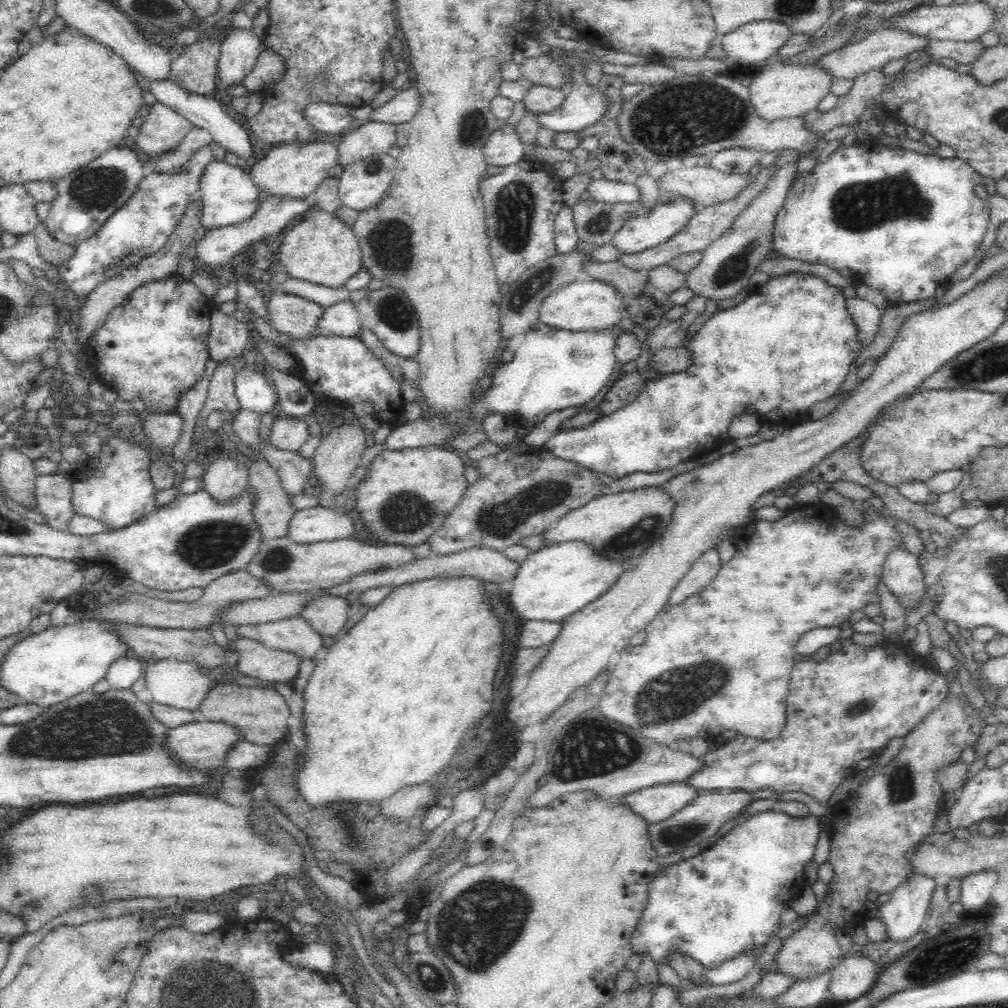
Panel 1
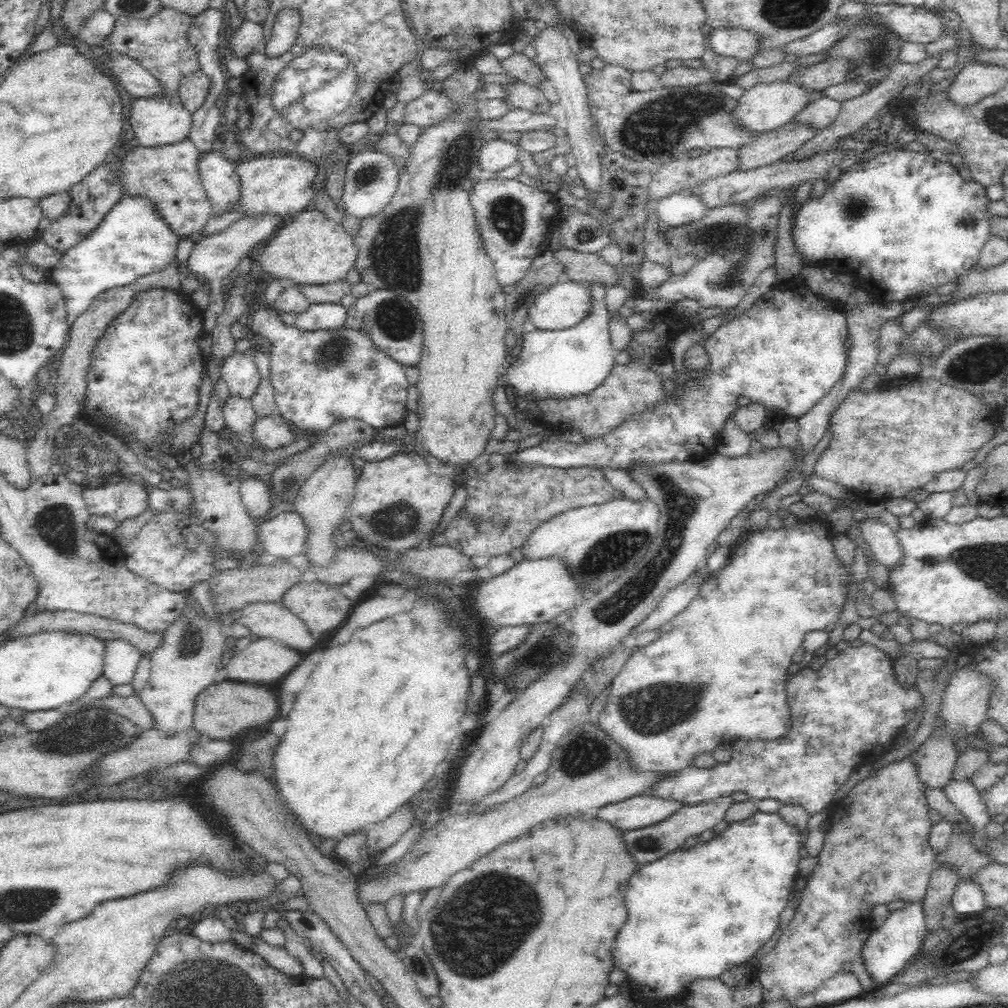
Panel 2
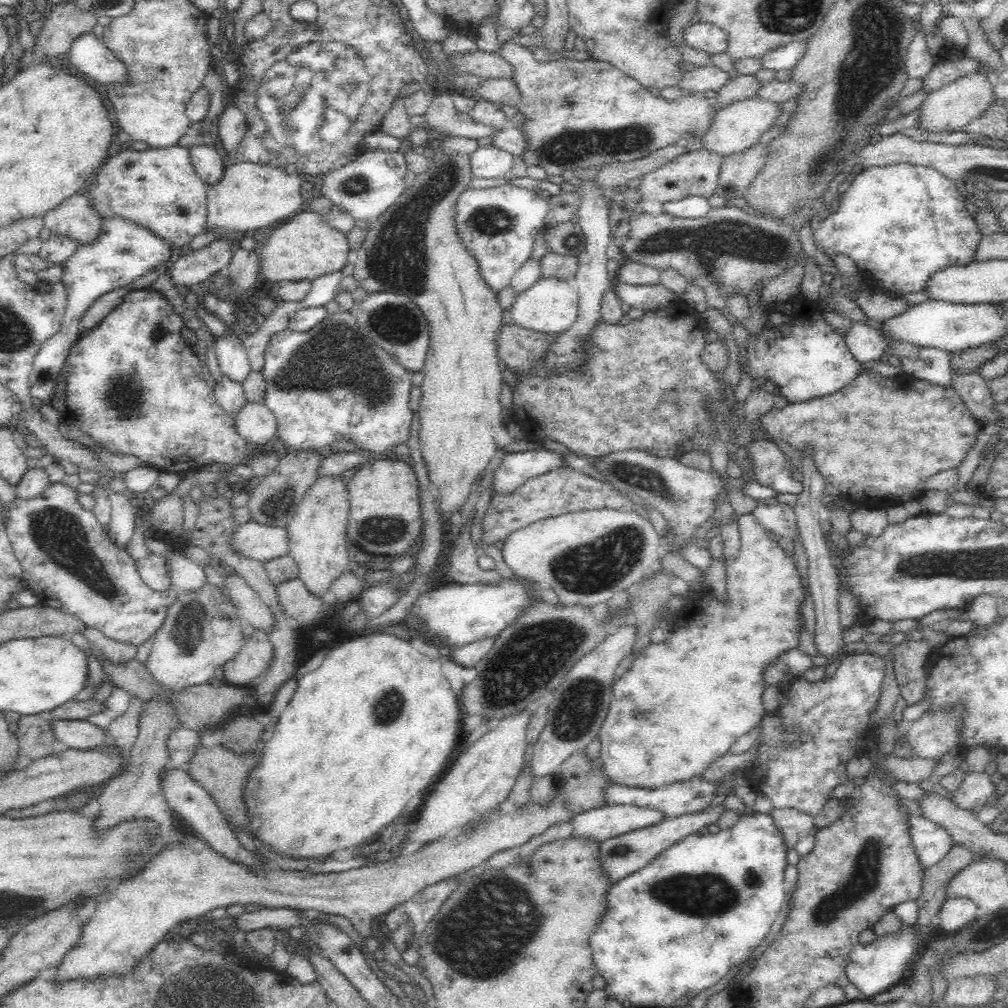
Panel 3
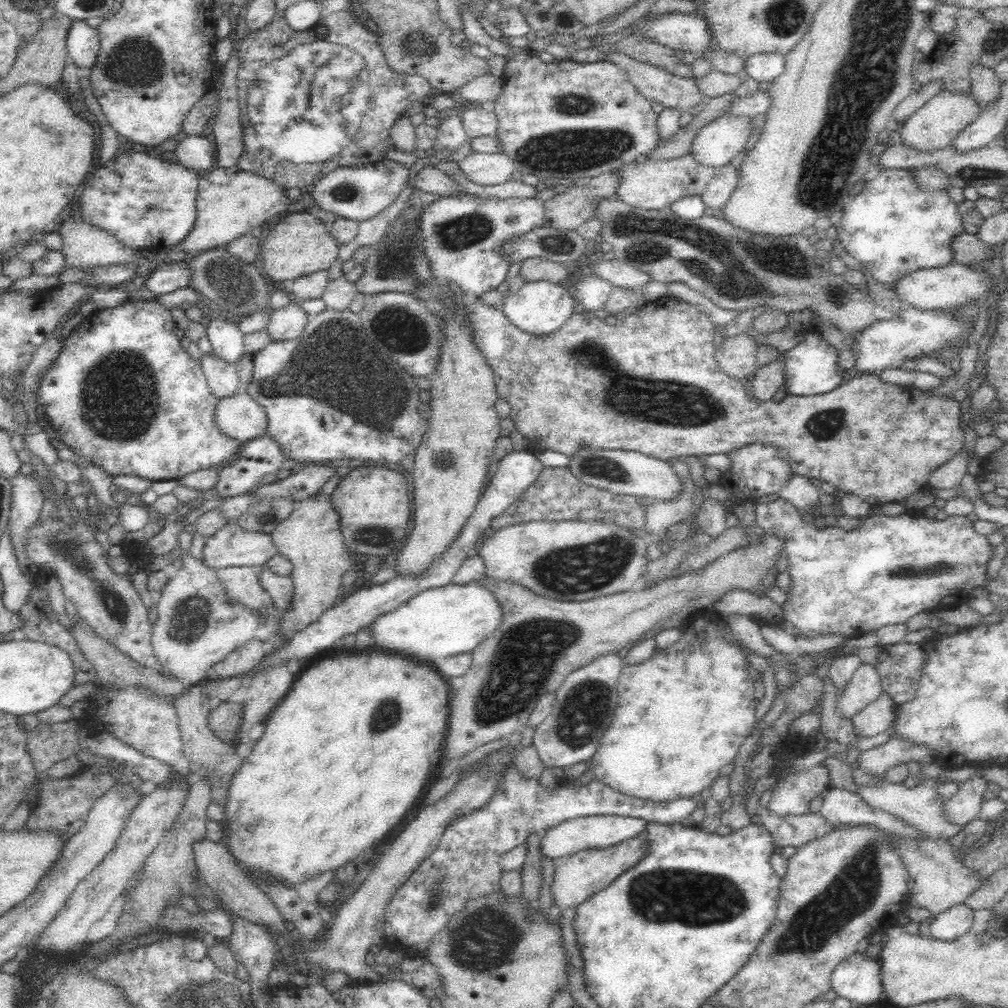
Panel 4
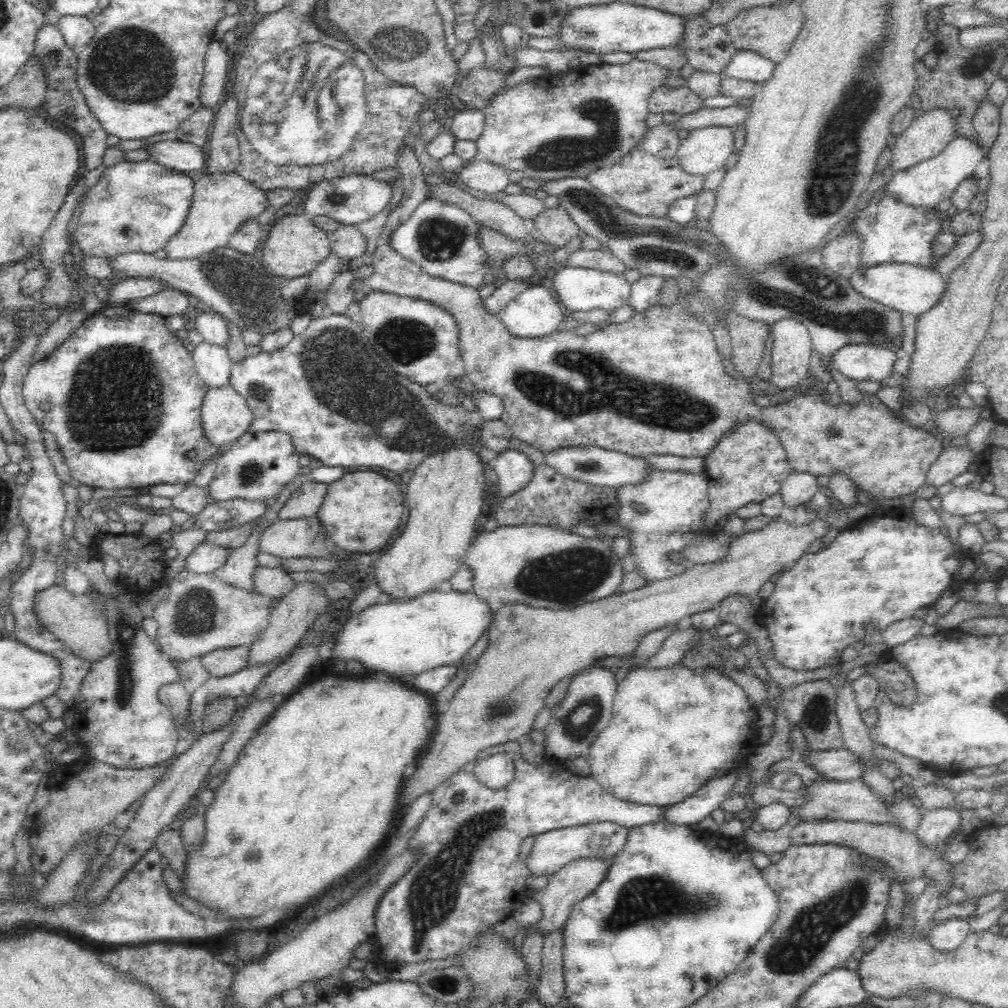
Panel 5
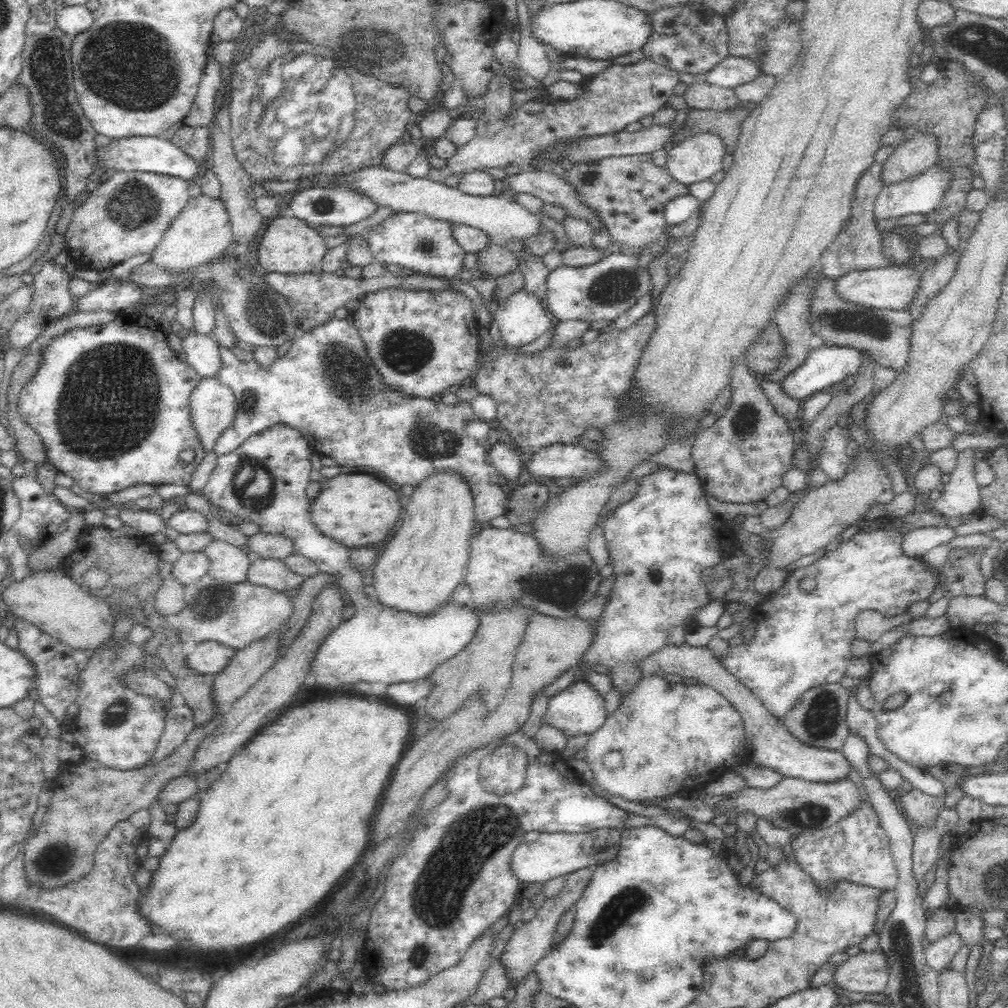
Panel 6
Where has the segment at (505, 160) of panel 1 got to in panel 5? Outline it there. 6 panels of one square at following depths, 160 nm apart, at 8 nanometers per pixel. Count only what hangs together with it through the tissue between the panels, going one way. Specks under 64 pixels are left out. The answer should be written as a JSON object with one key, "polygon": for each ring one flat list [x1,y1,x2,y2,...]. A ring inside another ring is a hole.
{"polygon":[[471,160,459,171,459,177,469,189,488,194,504,191,508,183,508,170,486,160]]}

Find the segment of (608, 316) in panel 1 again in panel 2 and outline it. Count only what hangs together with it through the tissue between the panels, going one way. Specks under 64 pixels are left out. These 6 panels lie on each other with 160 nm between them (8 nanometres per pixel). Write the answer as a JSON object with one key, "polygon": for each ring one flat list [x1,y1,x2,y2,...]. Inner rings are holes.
{"polygon":[[562,279,536,296,527,310,528,327,538,330,569,329,586,316,590,305,589,287]]}

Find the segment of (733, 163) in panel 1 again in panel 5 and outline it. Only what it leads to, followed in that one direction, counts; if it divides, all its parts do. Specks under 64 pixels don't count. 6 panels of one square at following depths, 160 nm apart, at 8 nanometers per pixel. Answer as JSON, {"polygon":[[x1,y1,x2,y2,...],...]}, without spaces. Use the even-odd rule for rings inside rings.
{"polygon":[[634,148,621,156,612,166,596,169,586,176,586,180,599,192,613,198,614,203,623,210,639,216,667,216,670,206,683,196,697,195,703,190,706,175,688,174,682,170,677,158,656,158,643,148]]}

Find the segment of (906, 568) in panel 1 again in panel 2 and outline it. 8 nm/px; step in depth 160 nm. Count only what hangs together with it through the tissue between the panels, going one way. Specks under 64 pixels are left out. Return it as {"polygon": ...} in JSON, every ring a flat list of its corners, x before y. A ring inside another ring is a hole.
{"polygon":[[862,519,859,520,859,531,875,559,889,572,898,566,898,562,902,562,902,546,898,543,895,532,886,523,880,519]]}

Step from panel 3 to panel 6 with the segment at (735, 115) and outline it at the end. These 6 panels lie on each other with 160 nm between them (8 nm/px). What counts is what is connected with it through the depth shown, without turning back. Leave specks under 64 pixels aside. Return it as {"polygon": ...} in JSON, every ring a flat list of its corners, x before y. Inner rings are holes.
{"polygon":[[694,134,667,150,664,167,674,180,690,185,714,176,722,168,722,157,728,151,715,134]]}

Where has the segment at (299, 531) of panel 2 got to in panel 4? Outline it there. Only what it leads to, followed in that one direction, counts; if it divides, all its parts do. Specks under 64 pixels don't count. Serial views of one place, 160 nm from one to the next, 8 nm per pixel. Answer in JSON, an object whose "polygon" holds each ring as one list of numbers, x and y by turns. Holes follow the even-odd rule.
{"polygon":[[237,521,226,523,206,538,205,543,203,564,215,570,227,566,260,566,278,555,269,533,242,530]]}

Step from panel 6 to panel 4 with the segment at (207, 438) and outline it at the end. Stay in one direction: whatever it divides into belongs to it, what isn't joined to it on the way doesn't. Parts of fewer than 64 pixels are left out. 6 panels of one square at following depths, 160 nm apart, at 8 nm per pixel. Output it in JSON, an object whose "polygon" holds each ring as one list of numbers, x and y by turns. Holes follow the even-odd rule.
{"polygon":[[240,391,219,399,214,412,214,423,222,435,244,444,258,436,266,435,268,417,264,407,248,393]]}

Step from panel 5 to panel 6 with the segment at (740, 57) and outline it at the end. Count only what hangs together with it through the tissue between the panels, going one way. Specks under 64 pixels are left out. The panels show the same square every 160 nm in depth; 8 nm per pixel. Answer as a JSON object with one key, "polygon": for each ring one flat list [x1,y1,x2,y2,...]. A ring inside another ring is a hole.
{"polygon":[[728,56,720,64,716,64,712,71,706,72,699,79,724,88,736,88,746,82,756,79,763,72,754,61,744,57]]}

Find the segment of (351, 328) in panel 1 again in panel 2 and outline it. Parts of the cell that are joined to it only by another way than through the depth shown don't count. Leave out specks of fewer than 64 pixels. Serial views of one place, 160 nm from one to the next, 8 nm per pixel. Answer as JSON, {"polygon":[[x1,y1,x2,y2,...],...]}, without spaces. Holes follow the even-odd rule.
{"polygon":[[310,303,309,307,296,315,295,326,300,330,338,330,344,327,346,322,347,308,334,303]]}

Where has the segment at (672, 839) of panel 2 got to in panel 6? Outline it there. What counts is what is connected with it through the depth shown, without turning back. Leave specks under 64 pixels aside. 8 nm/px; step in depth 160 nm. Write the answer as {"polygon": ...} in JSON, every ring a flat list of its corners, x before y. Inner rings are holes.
{"polygon":[[586,867,580,868,580,870,574,870,574,872,570,872,570,874,566,874,566,883,559,894,546,900,544,904,537,909,536,916,530,920,530,922,525,922,522,928,514,931,512,936,510,936,510,939,506,942,504,951,499,959,502,961,504,969,506,969,505,973,507,978,510,978,511,976,511,978,519,984,526,978,526,976,528,976,528,972,535,970,536,964,546,956,553,946,552,940,556,933,560,918,564,916,564,912,568,912,568,910,578,902,584,890,586,890,588,882,590,882,590,879,592,878,593,871,593,868]]}

